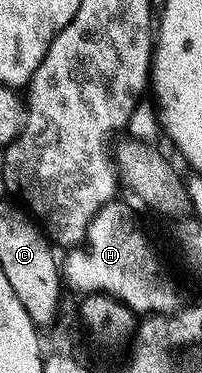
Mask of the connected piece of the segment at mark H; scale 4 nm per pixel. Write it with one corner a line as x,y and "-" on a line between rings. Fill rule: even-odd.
116,198
109,201
89,222
87,238
81,246
76,246
66,253
67,257
61,260
61,276
71,288
76,288
79,294
89,292
104,292
129,306
136,314
170,314
180,307
179,288
175,285
173,277
167,273
159,252
155,249
153,241
147,237
145,229
139,225
135,212
127,204
122,204
122,199

